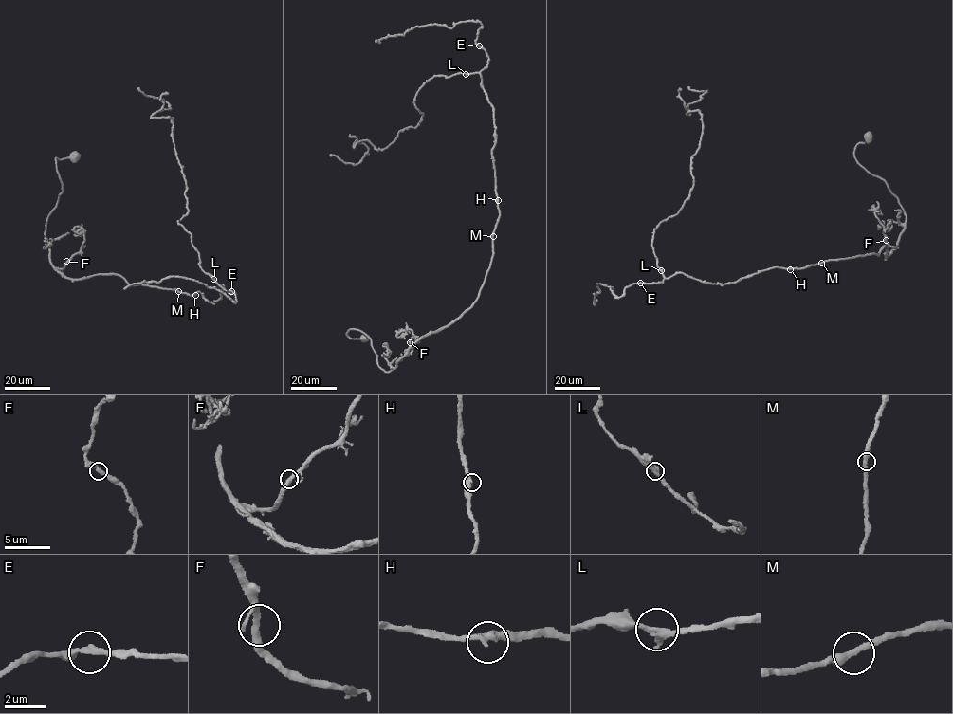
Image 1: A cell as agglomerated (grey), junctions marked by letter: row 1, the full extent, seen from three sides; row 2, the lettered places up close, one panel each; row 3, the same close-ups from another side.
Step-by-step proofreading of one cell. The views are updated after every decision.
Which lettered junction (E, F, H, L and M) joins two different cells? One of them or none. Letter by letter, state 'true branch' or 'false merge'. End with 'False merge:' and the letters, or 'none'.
E: true branch
F: true branch
H: true branch
L: true branch
M: true branch
False merge: none

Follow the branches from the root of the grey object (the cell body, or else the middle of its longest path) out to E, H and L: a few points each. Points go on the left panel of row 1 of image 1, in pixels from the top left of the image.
E: (75, 155), (55, 159), (63, 191), (45, 226), (57, 271), (118, 274), (212, 302), (231, 291)
H: (75, 155), (55, 159), (63, 191), (45, 234), (52, 265), (69, 279), (118, 274), (132, 285), (195, 295)
L: (75, 155), (55, 159), (63, 191), (45, 226), (57, 271), (118, 274), (212, 302), (224, 286), (213, 279)

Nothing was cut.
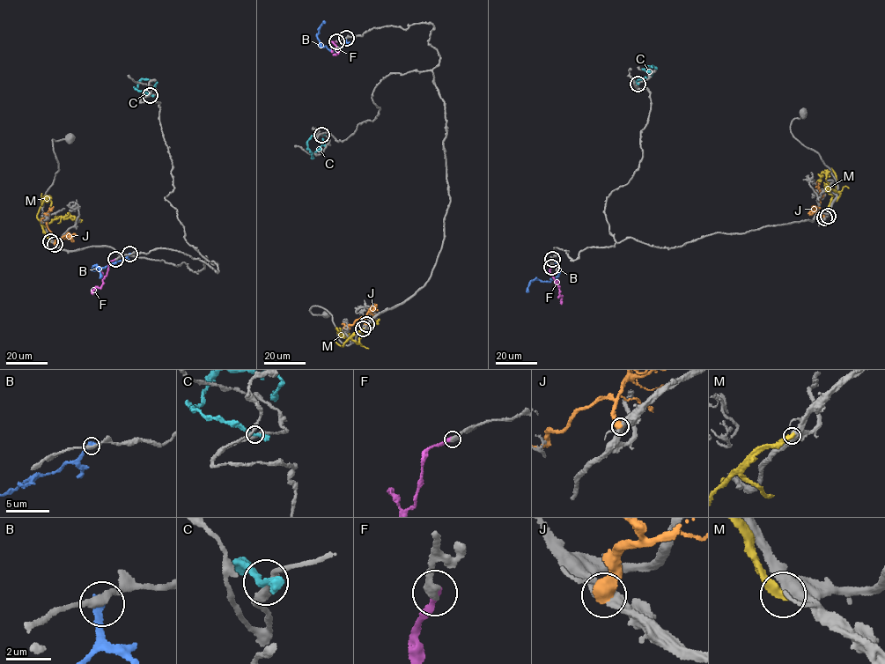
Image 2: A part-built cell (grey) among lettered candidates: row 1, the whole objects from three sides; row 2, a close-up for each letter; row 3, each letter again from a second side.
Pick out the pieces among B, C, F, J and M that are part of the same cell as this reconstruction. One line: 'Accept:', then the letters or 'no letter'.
Accept: F

